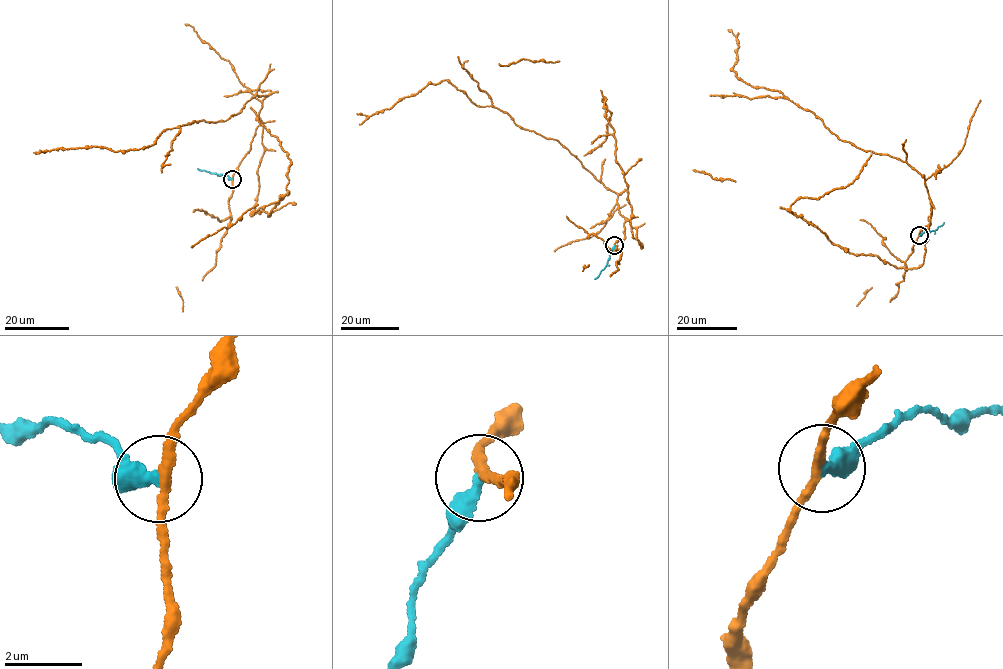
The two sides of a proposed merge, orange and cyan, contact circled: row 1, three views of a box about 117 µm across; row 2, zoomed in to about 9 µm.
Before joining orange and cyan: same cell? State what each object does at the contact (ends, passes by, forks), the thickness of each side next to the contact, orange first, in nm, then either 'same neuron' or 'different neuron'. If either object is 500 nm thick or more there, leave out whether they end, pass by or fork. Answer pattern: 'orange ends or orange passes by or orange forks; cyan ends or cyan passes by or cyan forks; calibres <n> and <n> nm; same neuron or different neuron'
orange passes by; cyan ends; calibres 240 and 400 nm; different neuron

